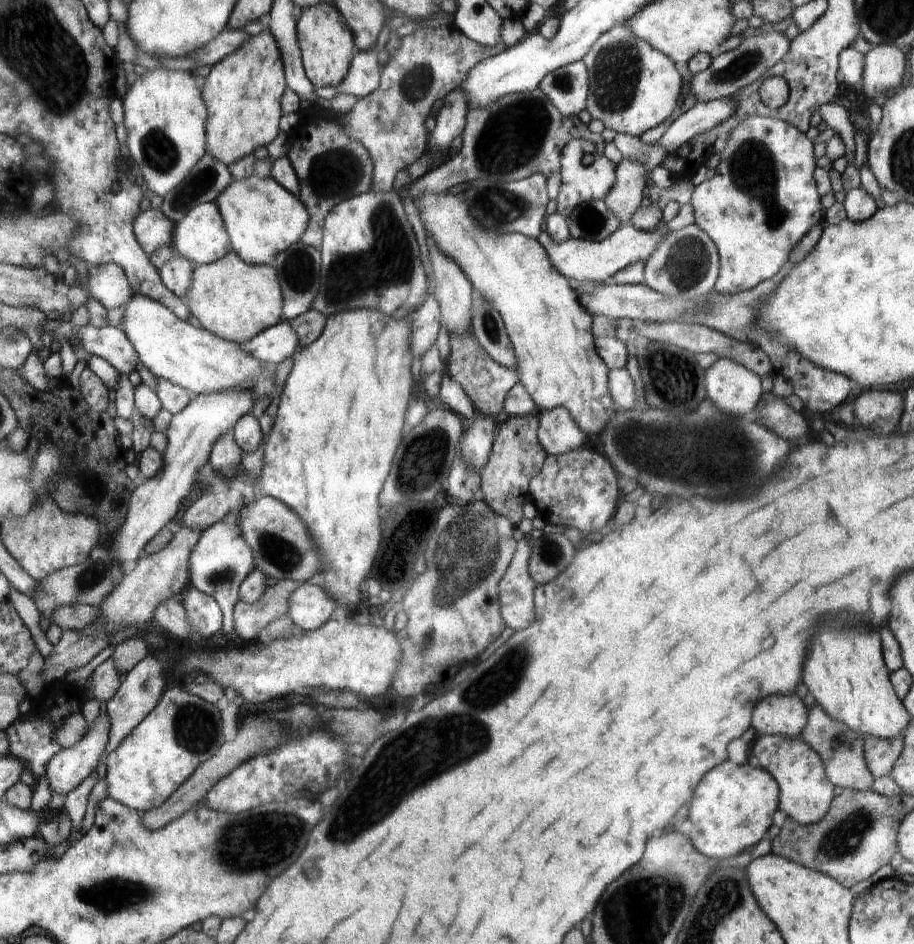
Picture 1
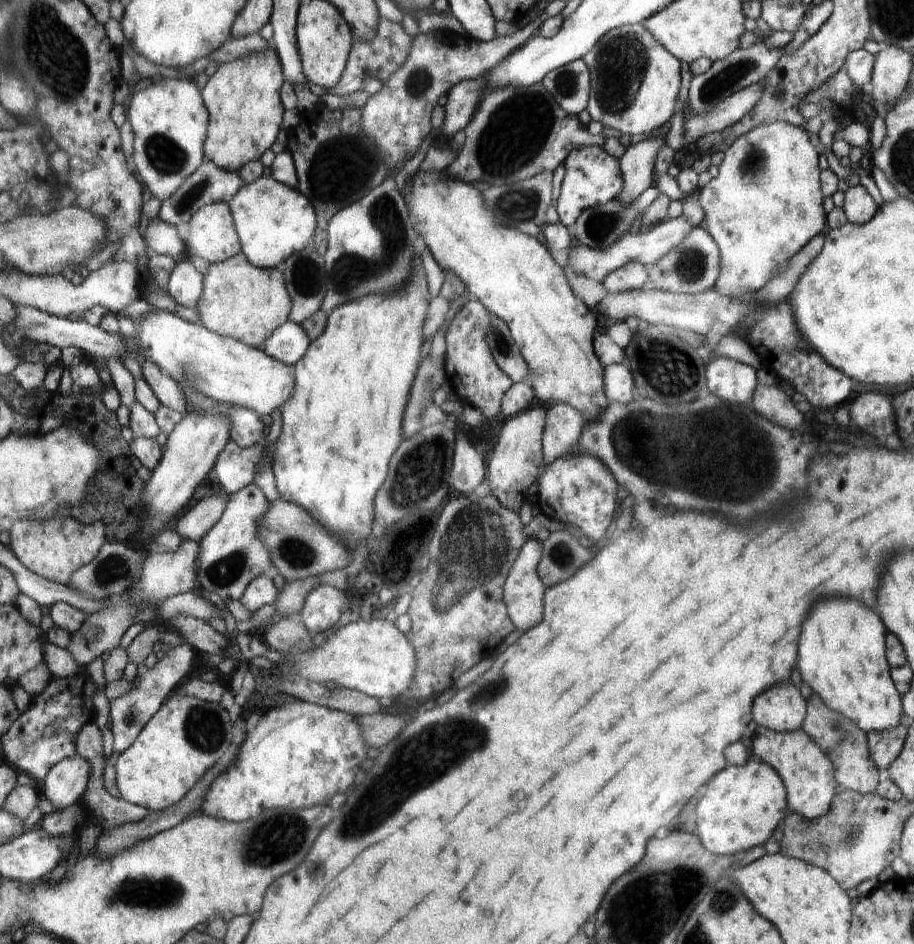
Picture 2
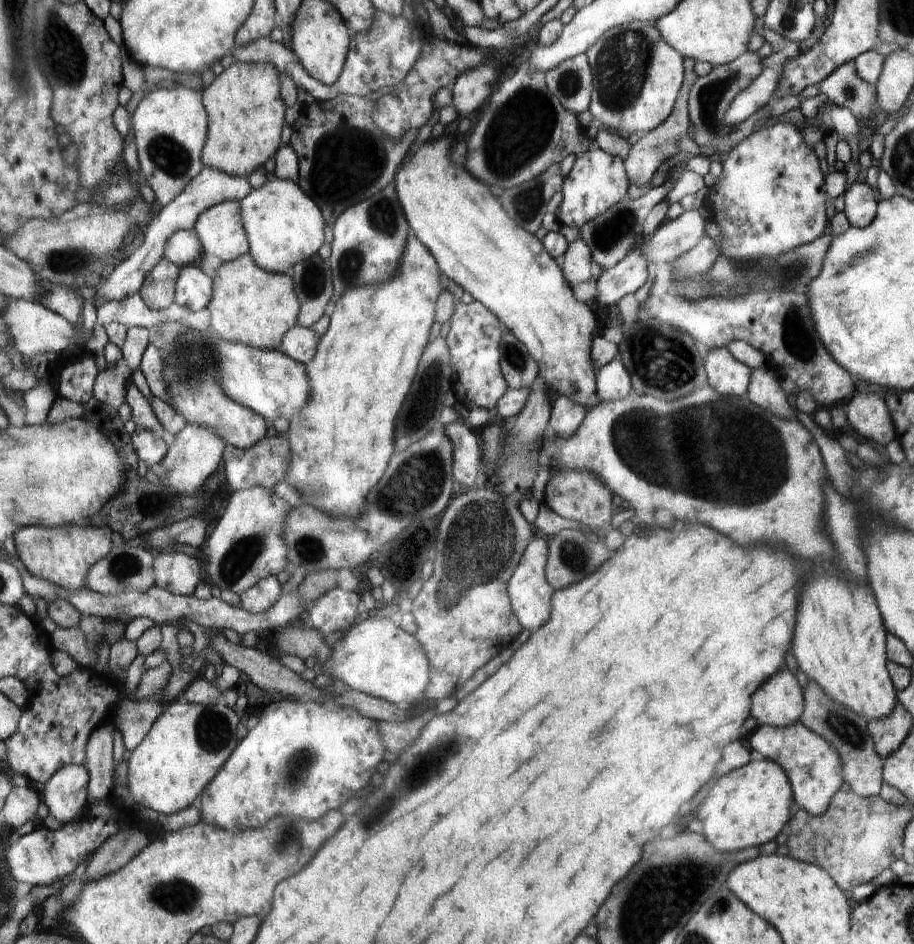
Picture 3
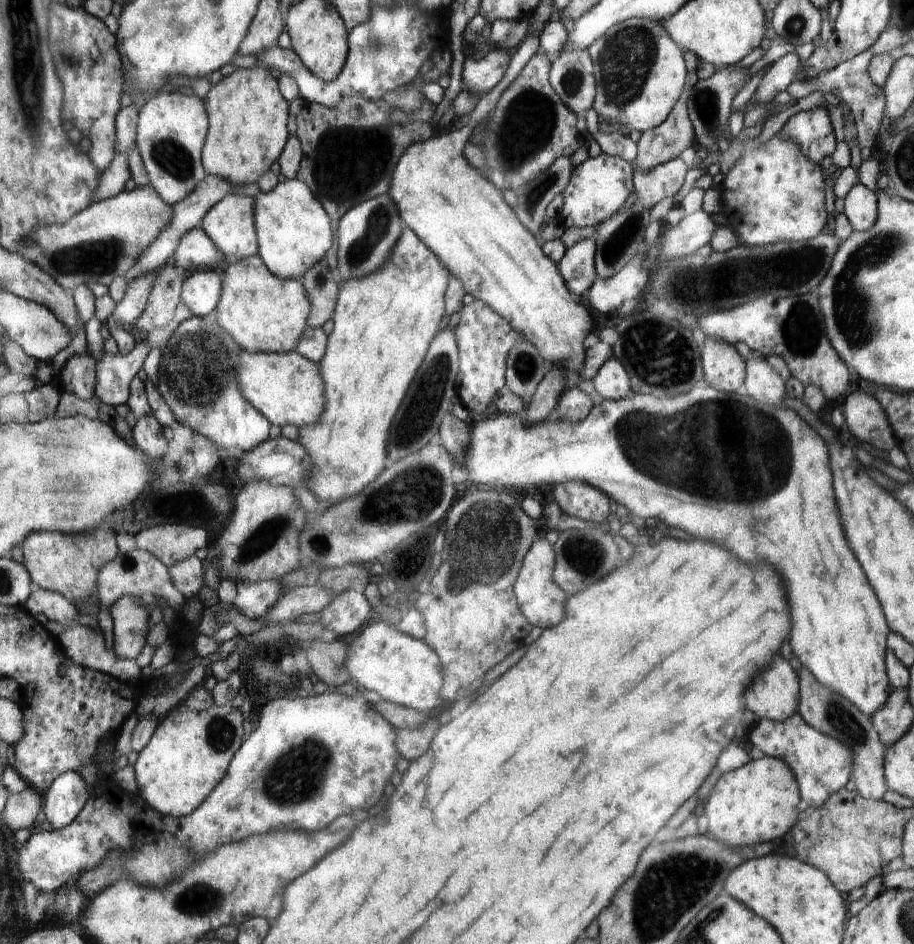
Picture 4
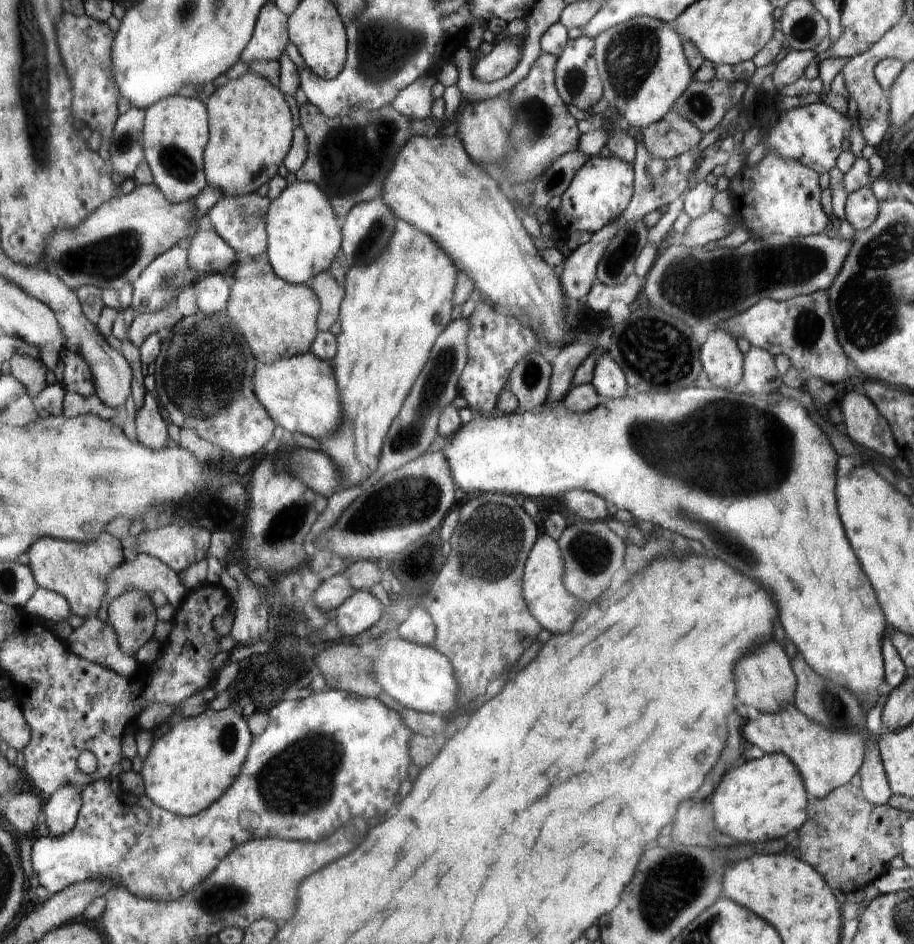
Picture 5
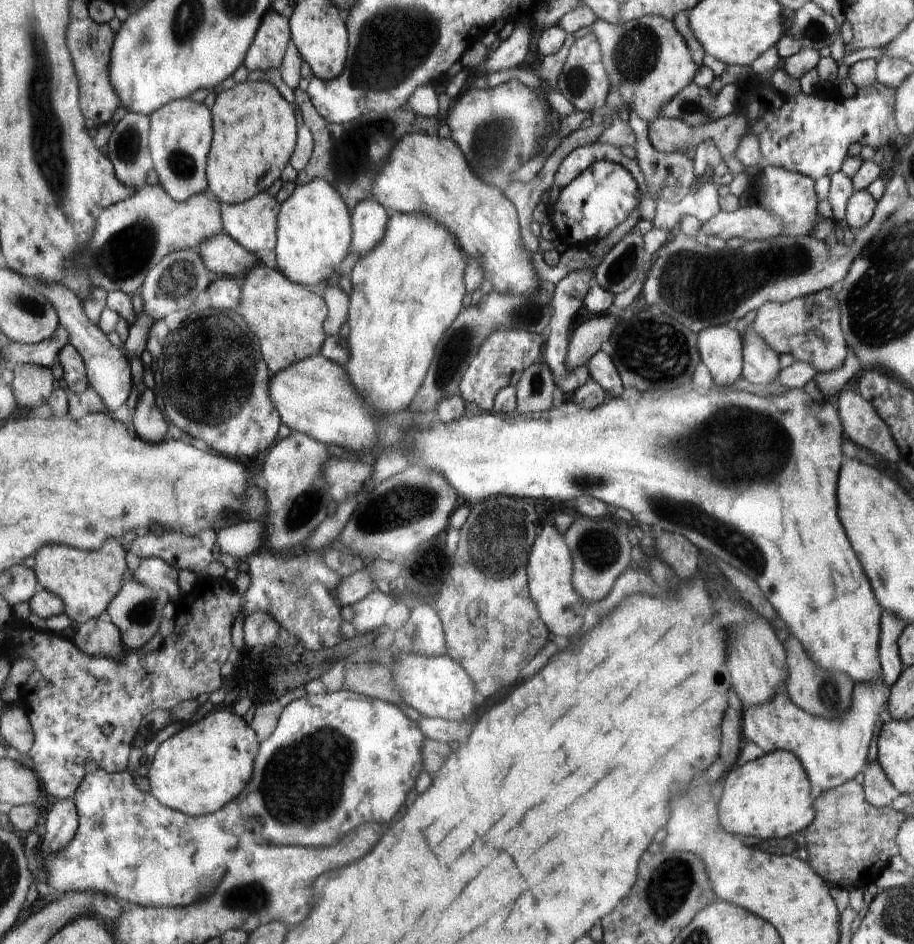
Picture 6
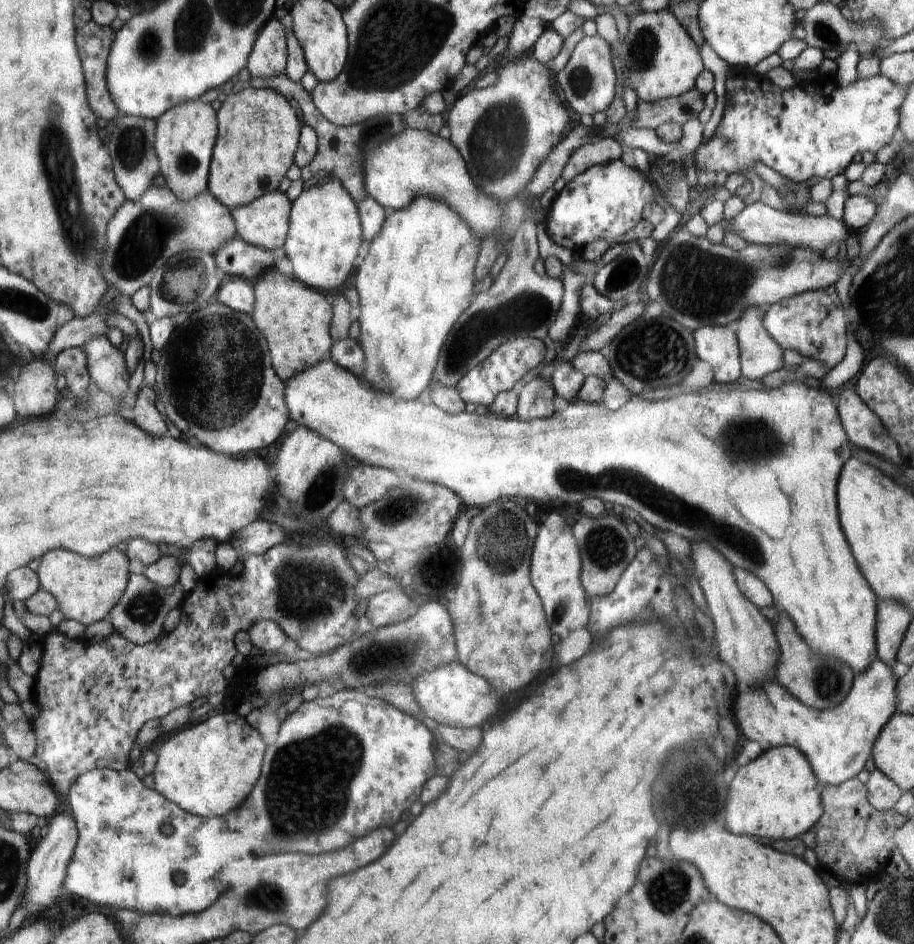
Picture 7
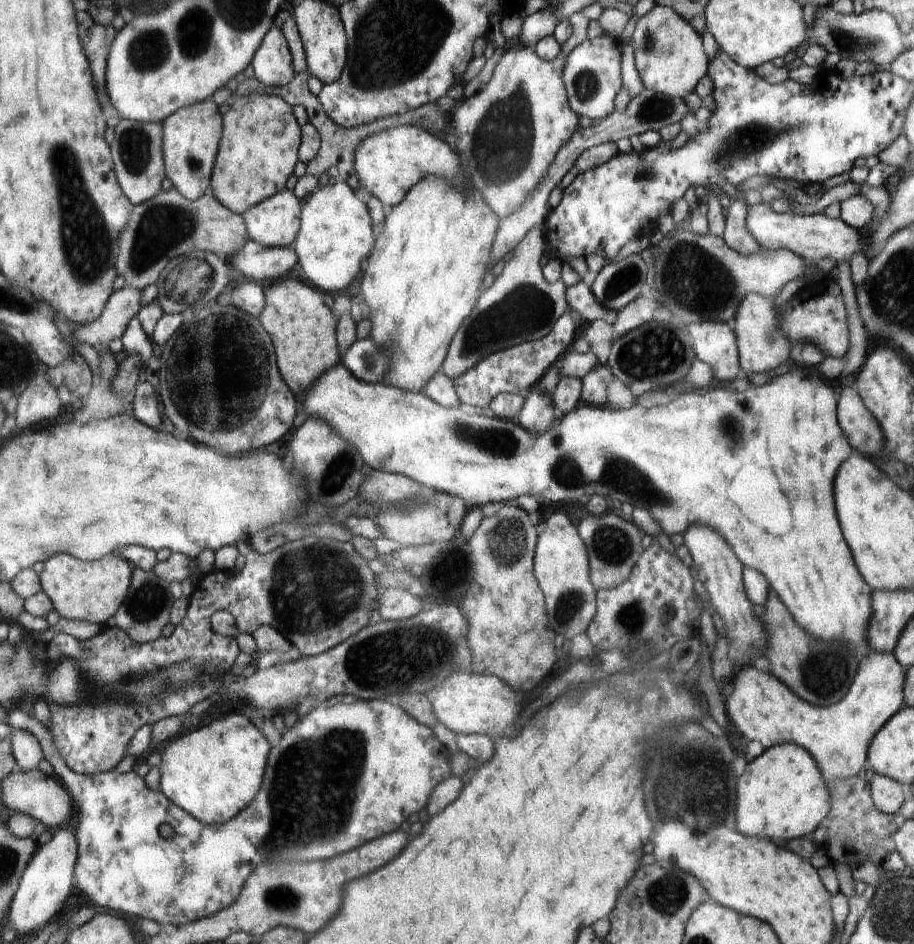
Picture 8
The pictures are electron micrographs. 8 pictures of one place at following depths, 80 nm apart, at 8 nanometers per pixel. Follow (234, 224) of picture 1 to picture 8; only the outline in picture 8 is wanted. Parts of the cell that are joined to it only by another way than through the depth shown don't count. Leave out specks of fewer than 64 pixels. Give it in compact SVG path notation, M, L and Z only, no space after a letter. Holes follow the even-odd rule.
M347 182L322 184L309 196L301 211L301 230L293 243L294 250L307 282L327 293L348 286L362 262L368 259L376 246L376 230L372 214L364 200L360 200Z

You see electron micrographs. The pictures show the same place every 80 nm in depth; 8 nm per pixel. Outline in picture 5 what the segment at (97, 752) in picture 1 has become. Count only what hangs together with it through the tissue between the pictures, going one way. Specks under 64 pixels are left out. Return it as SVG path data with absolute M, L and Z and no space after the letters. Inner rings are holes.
M65 785L43 799L46 822L41 831L52 839L70 833L77 825L78 810L83 806L82 793L73 786Z

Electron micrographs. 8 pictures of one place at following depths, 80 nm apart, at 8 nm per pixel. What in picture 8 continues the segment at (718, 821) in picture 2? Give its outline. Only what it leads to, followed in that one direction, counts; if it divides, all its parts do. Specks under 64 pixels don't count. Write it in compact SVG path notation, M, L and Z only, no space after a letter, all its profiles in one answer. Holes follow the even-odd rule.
M796 743L771 746L751 762L738 780L740 830L748 836L792 840L814 832L829 816L832 794L815 758Z

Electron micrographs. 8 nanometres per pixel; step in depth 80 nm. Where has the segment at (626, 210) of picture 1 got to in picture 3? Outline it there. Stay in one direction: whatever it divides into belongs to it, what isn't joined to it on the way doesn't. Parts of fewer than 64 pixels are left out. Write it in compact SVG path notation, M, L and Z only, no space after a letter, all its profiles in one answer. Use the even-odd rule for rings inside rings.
M686 58L685 75L683 78L683 88L680 89L679 100L676 101L674 112L662 125L652 129L650 133L643 133L640 135L638 141L631 145L628 156L623 160L626 174L629 178L629 184L637 185L640 187L648 186L650 184L652 176L656 170L660 168L661 164L667 162L669 158L672 158L677 153L676 141L683 136L691 136L691 124L689 117L689 110L687 100L689 99L689 92L694 81L697 79L695 73L695 60Z

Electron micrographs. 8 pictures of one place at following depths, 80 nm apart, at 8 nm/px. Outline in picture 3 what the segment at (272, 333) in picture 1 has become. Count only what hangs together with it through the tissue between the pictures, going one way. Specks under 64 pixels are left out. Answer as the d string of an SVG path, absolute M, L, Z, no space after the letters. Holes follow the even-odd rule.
M296 325L283 336L283 345L280 351L290 358L306 364L315 357L320 337L312 327Z

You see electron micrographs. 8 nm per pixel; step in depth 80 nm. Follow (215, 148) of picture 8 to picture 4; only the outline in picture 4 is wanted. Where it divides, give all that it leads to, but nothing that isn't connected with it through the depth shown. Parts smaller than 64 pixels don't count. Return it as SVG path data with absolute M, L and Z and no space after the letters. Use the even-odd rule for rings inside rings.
M165 89L147 100L139 110L136 146L150 186L157 190L164 202L173 206L192 194L207 176L202 161L210 116L206 109L198 96L188 96L188 90Z

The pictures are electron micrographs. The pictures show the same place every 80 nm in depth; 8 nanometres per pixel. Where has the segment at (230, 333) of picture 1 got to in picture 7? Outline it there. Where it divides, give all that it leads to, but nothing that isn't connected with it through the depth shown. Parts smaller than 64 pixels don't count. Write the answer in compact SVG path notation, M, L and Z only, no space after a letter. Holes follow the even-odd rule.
M276 269L266 270L258 276L253 287L256 302L250 315L267 339L271 365L284 383L319 362L331 360L334 339L330 328L334 320L334 306L327 296Z

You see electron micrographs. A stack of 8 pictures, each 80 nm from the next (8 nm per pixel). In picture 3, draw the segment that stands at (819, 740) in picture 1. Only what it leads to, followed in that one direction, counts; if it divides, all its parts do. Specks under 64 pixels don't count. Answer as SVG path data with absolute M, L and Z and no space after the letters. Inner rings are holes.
M803 680L806 709L801 716L804 726L827 739L839 751L843 762L843 777L852 791L864 798L876 797L882 792L884 758L875 750L868 720L856 714L852 709L833 701L816 682Z

